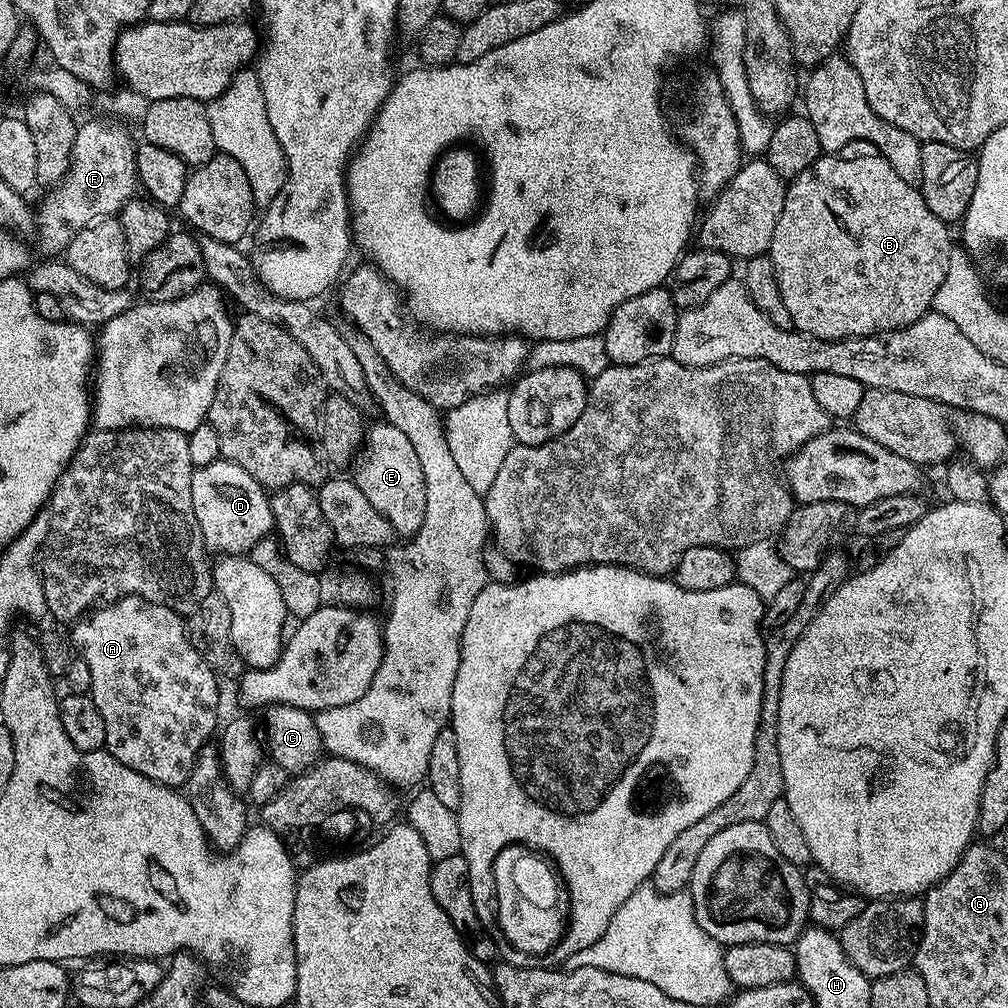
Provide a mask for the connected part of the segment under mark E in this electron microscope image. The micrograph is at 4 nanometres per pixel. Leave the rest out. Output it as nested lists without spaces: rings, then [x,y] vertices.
[[[379,422],[367,429],[364,443],[355,461],[354,479],[362,494],[370,498],[374,510],[390,522],[393,533],[400,538],[410,538],[422,526],[426,514],[426,478],[422,478],[422,466],[410,438],[398,430],[398,426]]]

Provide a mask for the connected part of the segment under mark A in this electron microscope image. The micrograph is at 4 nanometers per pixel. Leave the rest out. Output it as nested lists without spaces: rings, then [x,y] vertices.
[[[122,596],[75,621],[70,628],[70,640],[79,659],[90,666],[90,695],[94,706],[98,706],[98,714],[102,714],[102,722],[106,722],[106,751],[118,758],[122,766],[130,766],[130,770],[138,770],[138,774],[162,786],[179,789],[187,785],[196,755],[211,741],[211,736],[213,739],[217,735],[220,688],[216,685],[216,673],[192,644],[185,617],[141,596]]]

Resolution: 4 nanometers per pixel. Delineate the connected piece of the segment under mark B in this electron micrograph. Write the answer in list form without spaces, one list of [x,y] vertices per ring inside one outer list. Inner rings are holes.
[[[824,154],[813,162],[802,174],[791,177],[784,193],[782,214],[778,214],[778,226],[774,226],[774,238],[770,238],[770,246],[766,255],[774,262],[774,274],[778,278],[778,290],[782,290],[782,302],[786,302],[786,310],[790,310],[792,328],[797,332],[805,332],[814,338],[823,340],[848,340],[852,336],[879,336],[885,332],[897,332],[899,328],[918,322],[931,309],[934,294],[938,294],[938,286],[946,278],[946,270],[950,270],[950,250],[954,240],[949,225],[939,220],[926,206],[919,187],[903,178],[898,178],[894,166],[886,162],[879,154],[872,156],[848,156],[849,154]]]

